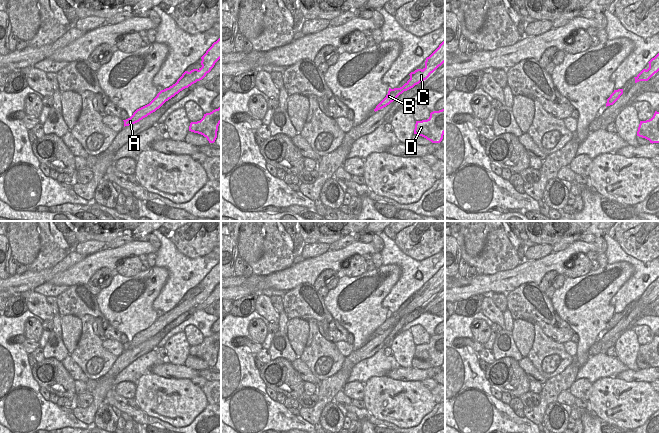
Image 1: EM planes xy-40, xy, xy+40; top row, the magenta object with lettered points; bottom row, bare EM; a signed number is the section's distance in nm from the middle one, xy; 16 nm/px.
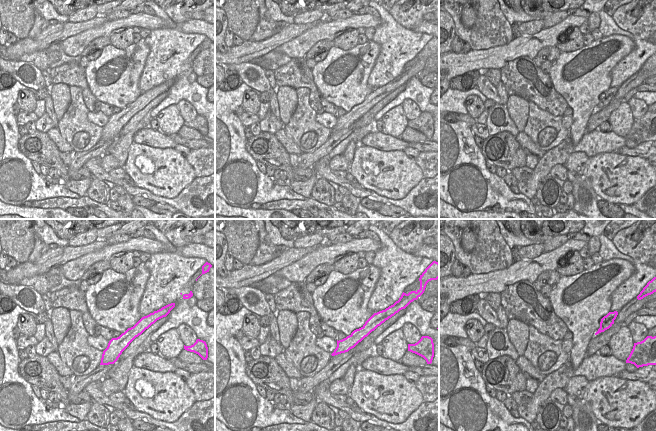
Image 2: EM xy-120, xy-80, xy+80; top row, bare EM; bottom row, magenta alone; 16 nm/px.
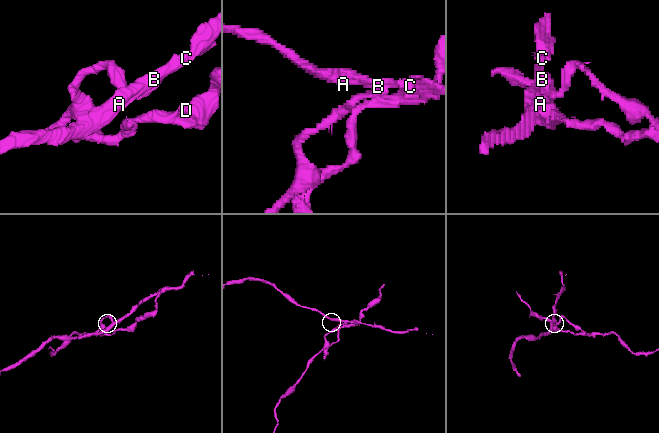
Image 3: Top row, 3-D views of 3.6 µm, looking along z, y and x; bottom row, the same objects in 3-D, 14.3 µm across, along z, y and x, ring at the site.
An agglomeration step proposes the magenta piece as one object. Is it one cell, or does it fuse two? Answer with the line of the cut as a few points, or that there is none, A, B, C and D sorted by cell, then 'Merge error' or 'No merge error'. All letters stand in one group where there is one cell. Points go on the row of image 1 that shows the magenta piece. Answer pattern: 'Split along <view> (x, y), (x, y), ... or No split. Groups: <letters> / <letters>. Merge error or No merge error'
Split along xy+40 (609, 97), (612, 104). Groups: A B C / D. Merge error

